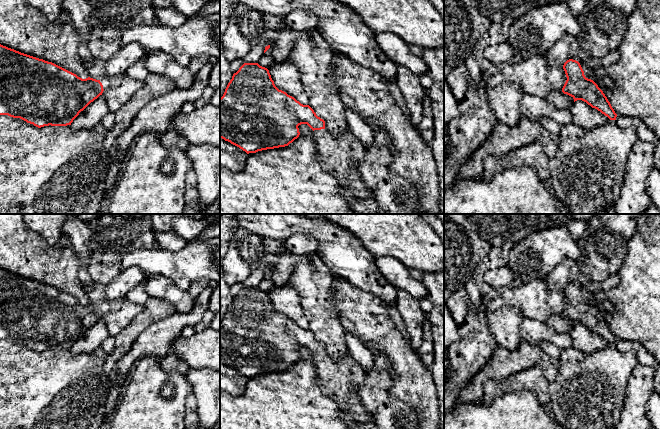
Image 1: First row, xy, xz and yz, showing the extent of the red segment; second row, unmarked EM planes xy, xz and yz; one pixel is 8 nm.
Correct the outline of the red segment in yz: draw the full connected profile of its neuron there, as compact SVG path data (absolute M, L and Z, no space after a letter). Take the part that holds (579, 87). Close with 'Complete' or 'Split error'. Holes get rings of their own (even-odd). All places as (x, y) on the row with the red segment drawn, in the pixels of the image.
M573 59L567 60L563 69L567 77L562 88L564 94L571 96L574 102L582 100L610 120L616 120L617 114L603 93L604 88L614 90L616 87L610 77L597 79L595 77L596 70L589 68L583 70L580 63Z. Split error

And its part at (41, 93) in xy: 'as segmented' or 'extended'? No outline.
extended

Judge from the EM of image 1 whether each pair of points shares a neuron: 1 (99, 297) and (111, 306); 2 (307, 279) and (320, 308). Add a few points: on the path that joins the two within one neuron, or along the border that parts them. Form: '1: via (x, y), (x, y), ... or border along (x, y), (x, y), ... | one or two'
1: via (102, 300), (108, 306) | one
2: via (314, 286), (316, 301) | one

